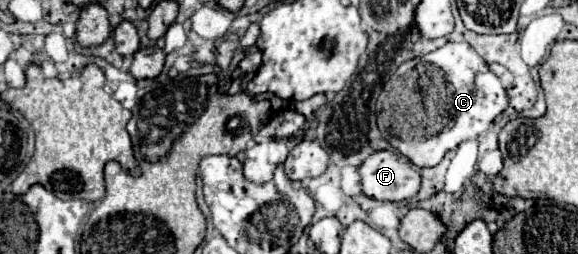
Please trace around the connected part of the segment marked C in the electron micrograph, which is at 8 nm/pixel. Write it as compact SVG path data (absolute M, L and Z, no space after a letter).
M447 43L433 53L413 59L413 67L417 71L423 109L427 113L429 137L393 139L391 131L391 135L385 135L385 139L417 167L435 167L443 159L443 155L455 149L461 141L473 139L487 131L491 121L509 105L507 91L503 89L499 77L489 71L487 63L475 53L469 43Z

